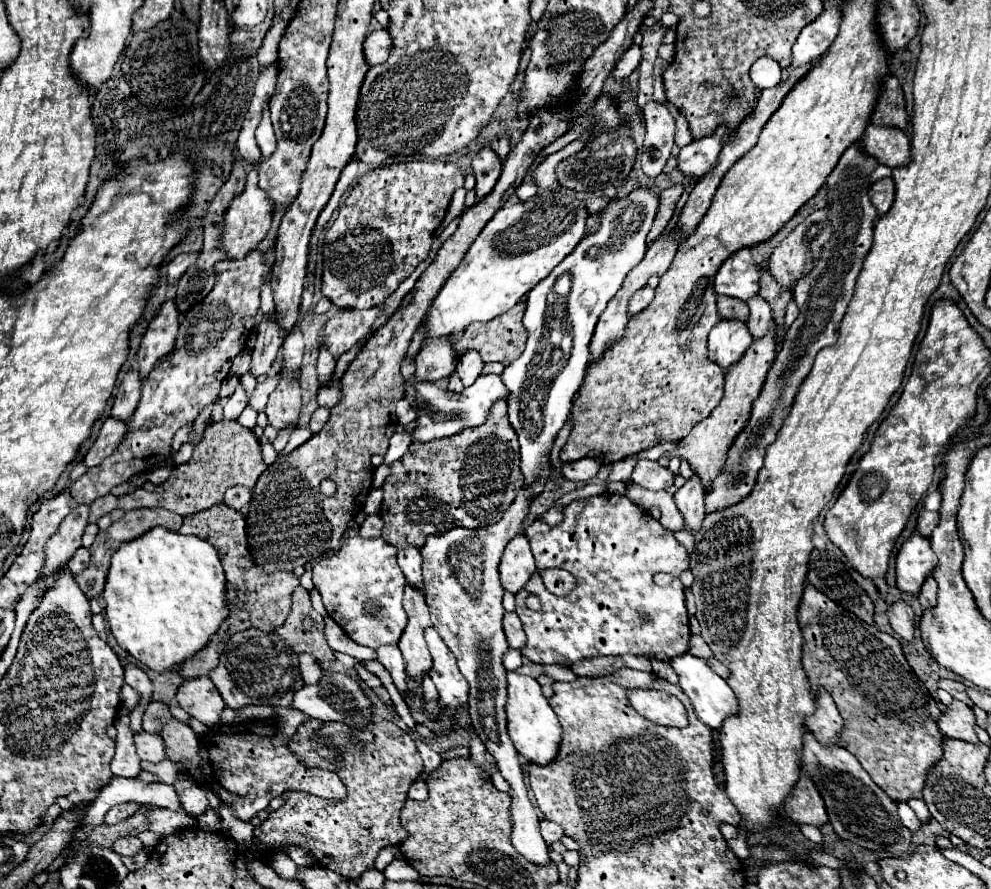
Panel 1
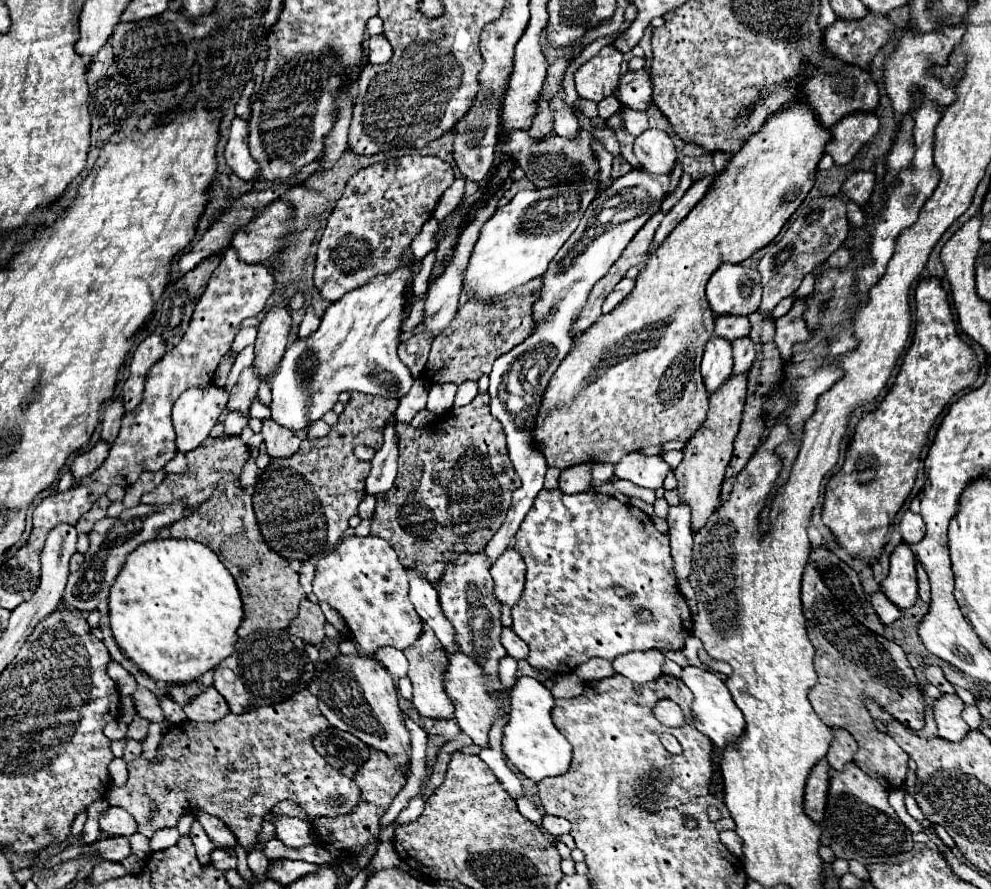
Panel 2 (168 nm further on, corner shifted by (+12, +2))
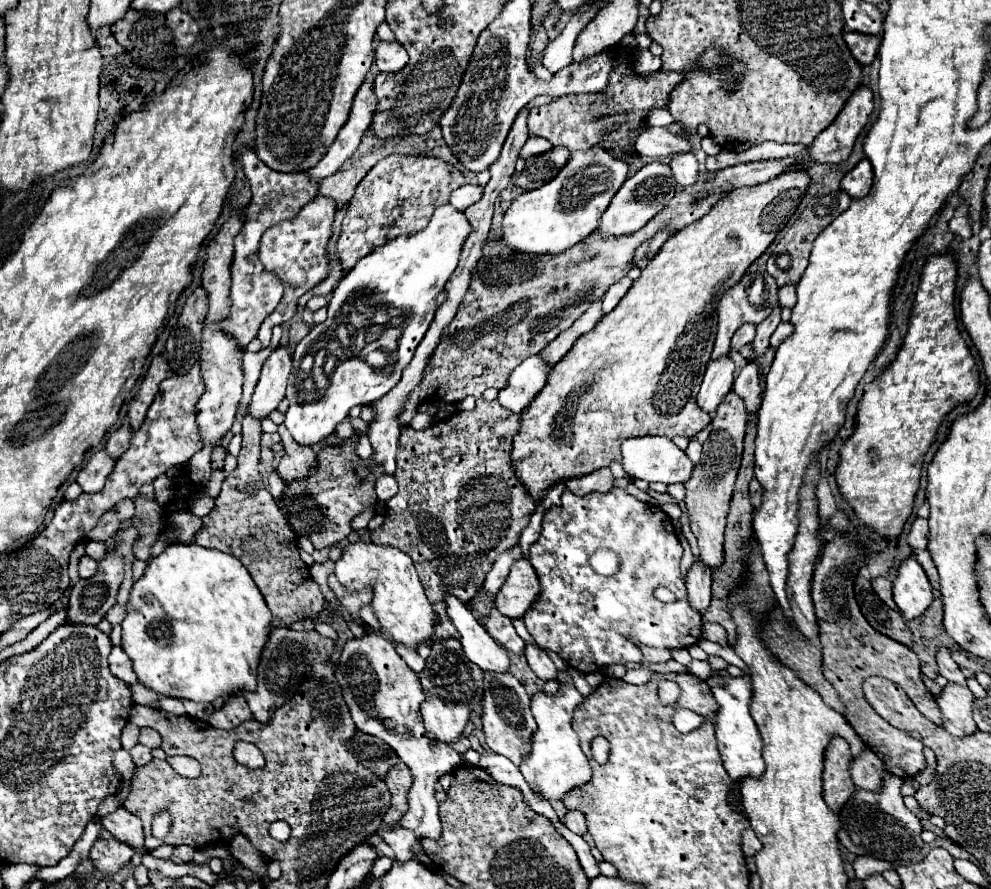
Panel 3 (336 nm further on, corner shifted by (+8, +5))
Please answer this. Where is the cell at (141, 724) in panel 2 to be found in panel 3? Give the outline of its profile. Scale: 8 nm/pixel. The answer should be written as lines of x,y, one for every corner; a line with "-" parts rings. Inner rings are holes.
142,728
140,730
140,744
148,746
148,748
158,748
160,746
160,734
152,728

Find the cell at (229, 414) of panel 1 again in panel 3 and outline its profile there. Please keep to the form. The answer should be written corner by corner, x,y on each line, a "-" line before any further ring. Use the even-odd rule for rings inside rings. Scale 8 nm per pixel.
314,198
308,204
304,204
304,208
296,214
296,218
292,220
284,220
272,228
268,228
262,234
260,240
260,262
264,264
266,270
274,272
276,276
280,276
282,284
284,284
284,296
280,300
280,304
276,306
276,310
262,322
260,330
258,330
258,340
262,342
262,348
268,346
270,336
272,336
272,326
276,324
284,324
288,322
294,312
296,312
296,304
298,298
308,292
312,286
316,286
320,280
326,278
328,274
328,260
326,260
326,242
332,234
330,226
334,220
334,212
336,212
336,204
334,200
328,198

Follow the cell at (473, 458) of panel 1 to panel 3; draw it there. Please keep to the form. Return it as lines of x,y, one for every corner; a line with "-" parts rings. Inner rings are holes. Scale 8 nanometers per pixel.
478,398
470,412
456,412
424,430
414,430
410,426
402,428
394,472
398,480
398,494
386,502
384,524
374,530
370,538
376,544
394,546
414,560
420,582
426,588
426,596
438,614
432,640
450,636
458,638
452,622
446,620
444,606
440,604
442,598
438,596
448,592
466,602
474,590
482,586
488,572
474,568
468,572
468,568
460,568
458,564
456,568
452,568
452,564
444,564
452,552
460,552
460,548
464,548
460,496
464,496
464,488
468,488
468,480
472,480
476,464
480,464
480,460
488,460
488,448
512,448
512,438
518,434
518,428
518,416
506,412
496,400
486,402
484,398

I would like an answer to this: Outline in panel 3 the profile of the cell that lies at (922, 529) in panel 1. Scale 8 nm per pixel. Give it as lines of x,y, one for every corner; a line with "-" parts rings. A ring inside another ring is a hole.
916,518
908,532
908,544
912,548
926,548
928,542
928,522
924,518

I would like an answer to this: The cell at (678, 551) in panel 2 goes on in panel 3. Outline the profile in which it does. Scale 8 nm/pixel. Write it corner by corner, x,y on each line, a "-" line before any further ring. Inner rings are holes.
694,560
688,568
686,590
690,604
702,614
710,604
710,568
702,560

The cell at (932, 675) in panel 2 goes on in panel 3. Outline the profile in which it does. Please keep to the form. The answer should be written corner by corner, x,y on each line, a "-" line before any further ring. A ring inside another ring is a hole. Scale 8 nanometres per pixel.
940,648
936,654
936,664
938,664
938,674
944,676
948,682
954,684
966,684
966,678
962,674
962,670
958,668
958,664
950,658
948,648

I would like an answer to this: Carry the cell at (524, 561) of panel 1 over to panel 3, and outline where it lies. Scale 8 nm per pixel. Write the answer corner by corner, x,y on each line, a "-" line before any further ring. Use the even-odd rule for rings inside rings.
520,558
512,564
506,584
496,594
496,608
508,618
522,618
538,596
538,578
532,564

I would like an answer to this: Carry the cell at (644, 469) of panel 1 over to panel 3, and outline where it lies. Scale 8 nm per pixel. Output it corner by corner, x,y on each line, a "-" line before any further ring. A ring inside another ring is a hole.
642,436
642,438
624,440
622,442
622,466
630,480
664,482
664,484
686,482
694,468
688,456
670,438
664,438
664,436

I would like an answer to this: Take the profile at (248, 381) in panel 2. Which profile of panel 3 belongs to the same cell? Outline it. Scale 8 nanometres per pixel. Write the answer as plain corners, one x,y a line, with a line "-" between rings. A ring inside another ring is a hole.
248,410
242,412
242,450
238,454
238,466
224,478
220,494
214,498
214,510
206,516
202,516
200,532
194,536
194,544
216,548
220,552
226,552
230,556
236,556
246,570
250,572
252,580
260,588
264,602
268,604
268,610
272,612
272,628
276,626
292,626
302,620
316,620
318,612
324,610
326,602
318,590
318,586
312,582
308,566
300,558
300,550
296,546
296,536
290,528
286,528
286,518
276,506
276,500
268,490
264,490
264,482
260,476
258,456
260,456
260,420
256,420

